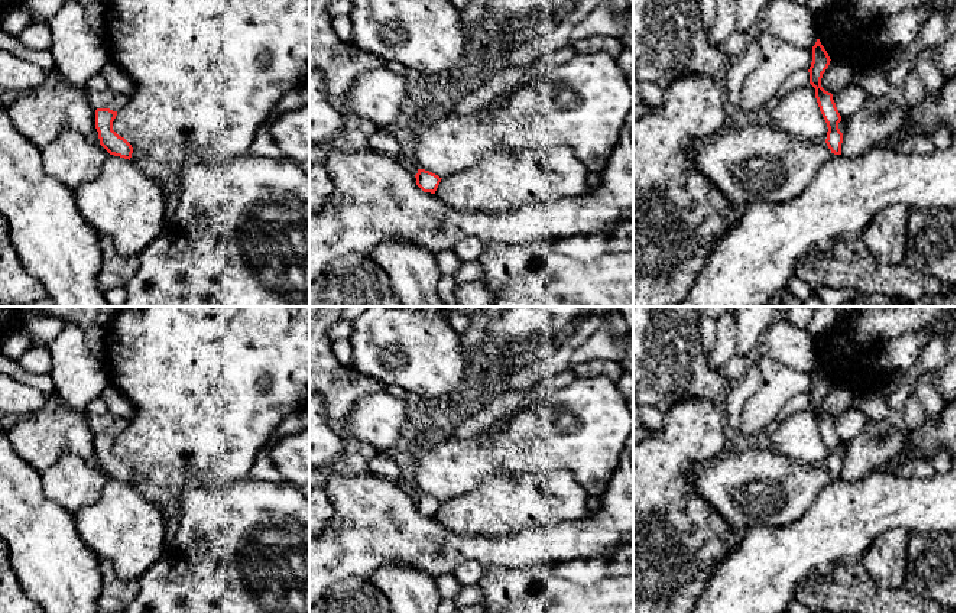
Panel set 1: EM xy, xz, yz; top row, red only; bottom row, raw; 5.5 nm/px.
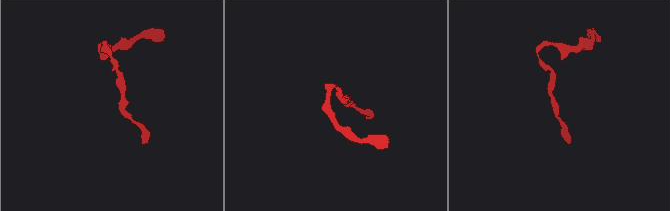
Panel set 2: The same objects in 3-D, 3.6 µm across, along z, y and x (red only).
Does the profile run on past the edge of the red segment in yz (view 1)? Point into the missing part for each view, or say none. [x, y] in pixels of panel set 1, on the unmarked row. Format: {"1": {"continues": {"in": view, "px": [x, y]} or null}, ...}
{"1": {"continues": null}}

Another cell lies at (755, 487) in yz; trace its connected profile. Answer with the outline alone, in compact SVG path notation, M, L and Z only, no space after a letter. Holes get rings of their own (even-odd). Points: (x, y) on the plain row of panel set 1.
M750 448L694 464L688 470L688 483L704 497L731 528L786 526L802 518L818 493L834 477L825 466L797 463L771 448Z

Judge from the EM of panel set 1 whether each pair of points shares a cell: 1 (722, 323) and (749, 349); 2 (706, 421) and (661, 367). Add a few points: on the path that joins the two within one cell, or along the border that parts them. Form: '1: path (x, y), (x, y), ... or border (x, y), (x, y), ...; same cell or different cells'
1: border (735, 321), (737, 353); different cells
2: border (719, 399), (685, 398), (674, 404), (664, 414); different cells

